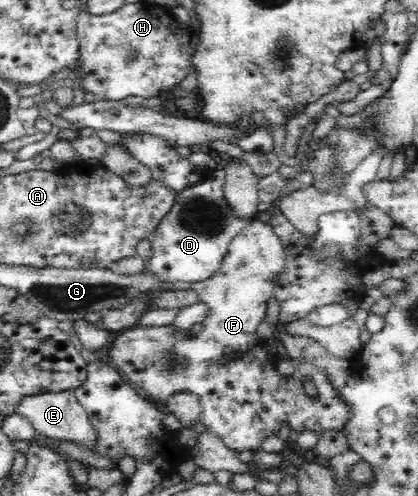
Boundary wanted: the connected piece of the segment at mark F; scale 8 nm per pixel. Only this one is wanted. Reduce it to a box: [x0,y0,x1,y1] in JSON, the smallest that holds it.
[108,219,349,453]

